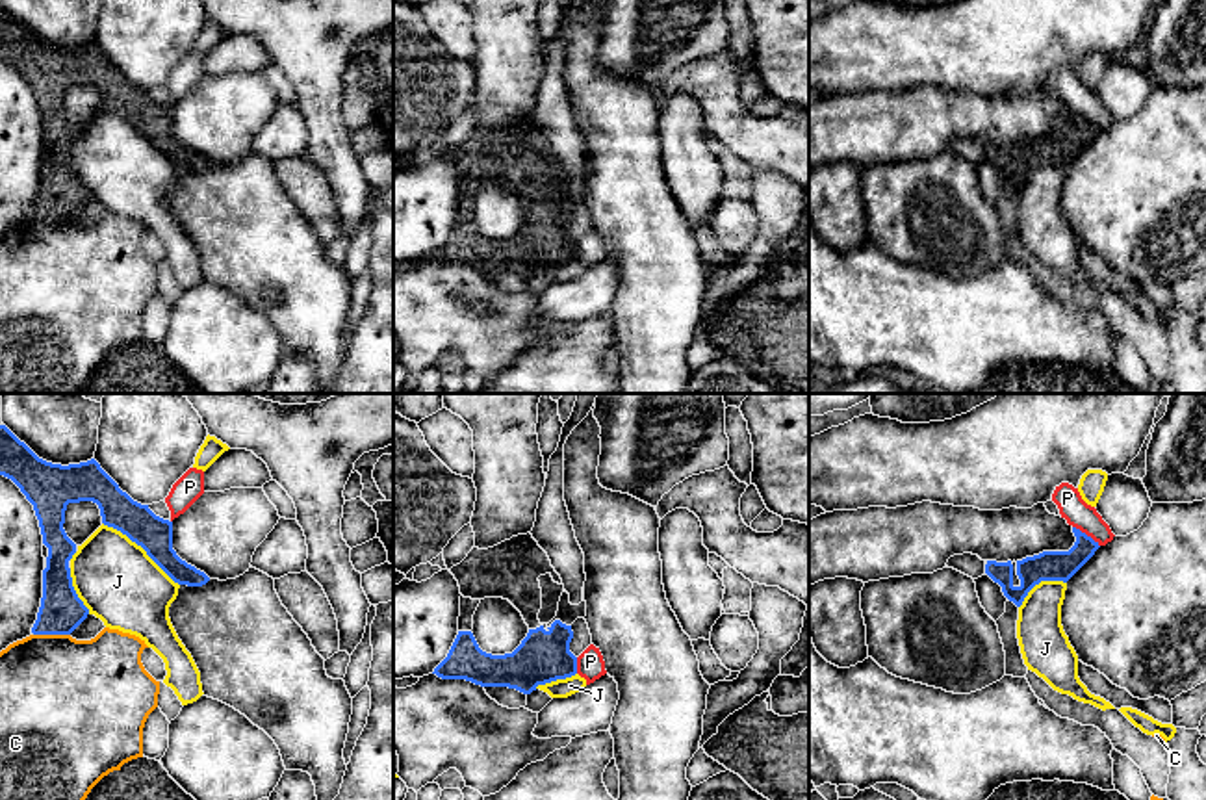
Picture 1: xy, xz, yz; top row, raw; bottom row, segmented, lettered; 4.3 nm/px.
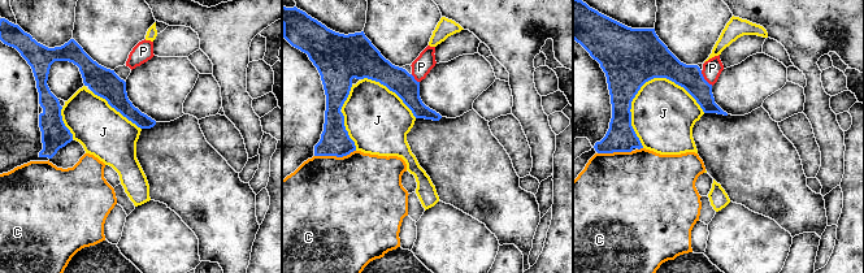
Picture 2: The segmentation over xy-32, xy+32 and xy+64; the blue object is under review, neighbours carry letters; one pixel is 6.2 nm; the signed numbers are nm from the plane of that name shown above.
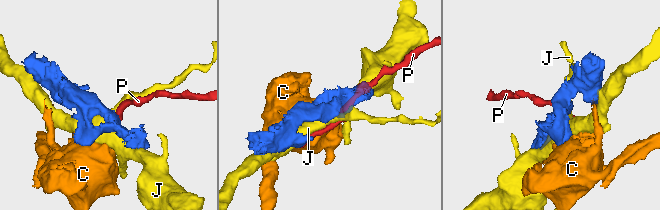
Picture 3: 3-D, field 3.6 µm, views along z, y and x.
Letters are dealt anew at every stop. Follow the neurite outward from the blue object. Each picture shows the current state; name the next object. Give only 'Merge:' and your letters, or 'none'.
Merge: none

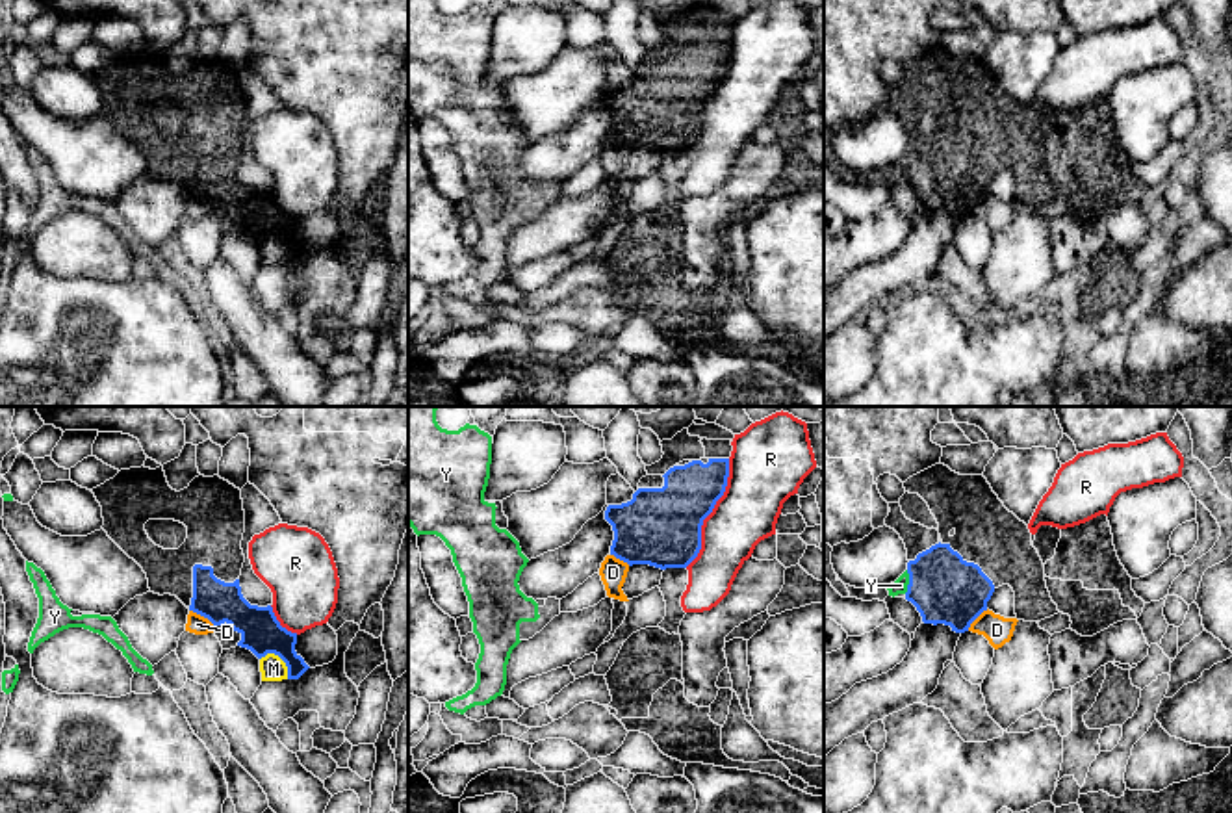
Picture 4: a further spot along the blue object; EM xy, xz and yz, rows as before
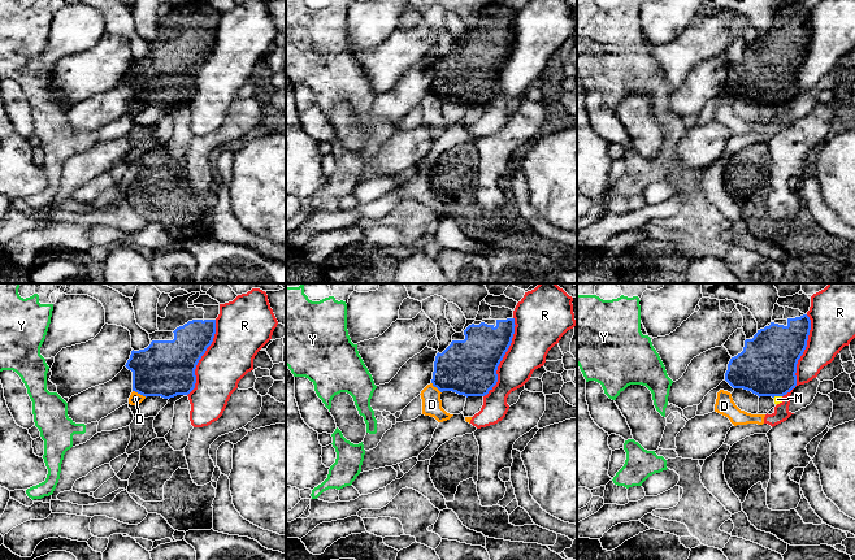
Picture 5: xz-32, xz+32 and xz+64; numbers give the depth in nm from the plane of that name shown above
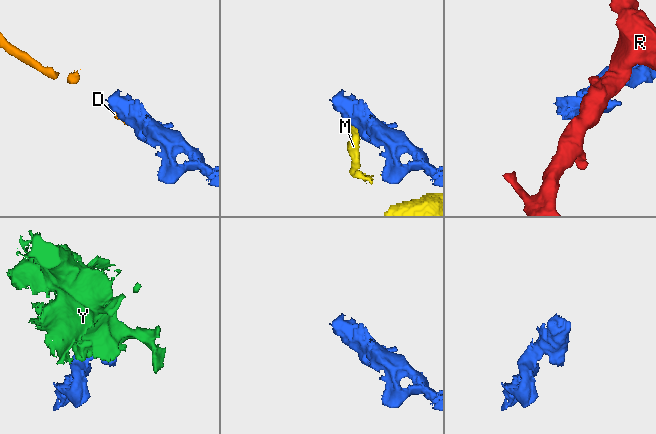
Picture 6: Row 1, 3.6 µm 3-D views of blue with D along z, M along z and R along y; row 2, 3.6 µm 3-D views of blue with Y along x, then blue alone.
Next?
Merge: Y

